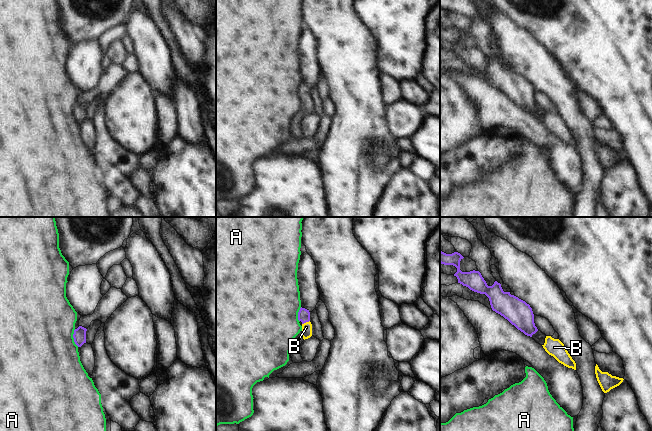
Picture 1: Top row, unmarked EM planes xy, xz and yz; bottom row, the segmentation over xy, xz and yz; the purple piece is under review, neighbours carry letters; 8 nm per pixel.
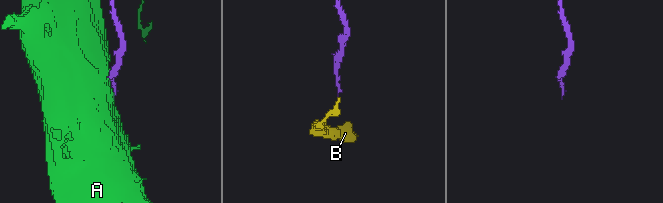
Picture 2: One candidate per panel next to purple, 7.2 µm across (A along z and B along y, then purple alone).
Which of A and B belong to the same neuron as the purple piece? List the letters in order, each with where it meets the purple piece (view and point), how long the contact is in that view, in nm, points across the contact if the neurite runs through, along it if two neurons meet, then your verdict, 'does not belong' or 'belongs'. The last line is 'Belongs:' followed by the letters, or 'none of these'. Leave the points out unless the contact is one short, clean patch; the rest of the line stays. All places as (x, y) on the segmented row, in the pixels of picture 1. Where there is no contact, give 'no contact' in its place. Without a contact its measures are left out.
A: meets purple in xy at (73, 337); contact 150 nm long; does not belong
B: meets purple in xz at (305, 322); contact 70 nm long; runs through xz (303, 315), (305, 322), (306, 327); belongs
Belongs: B

